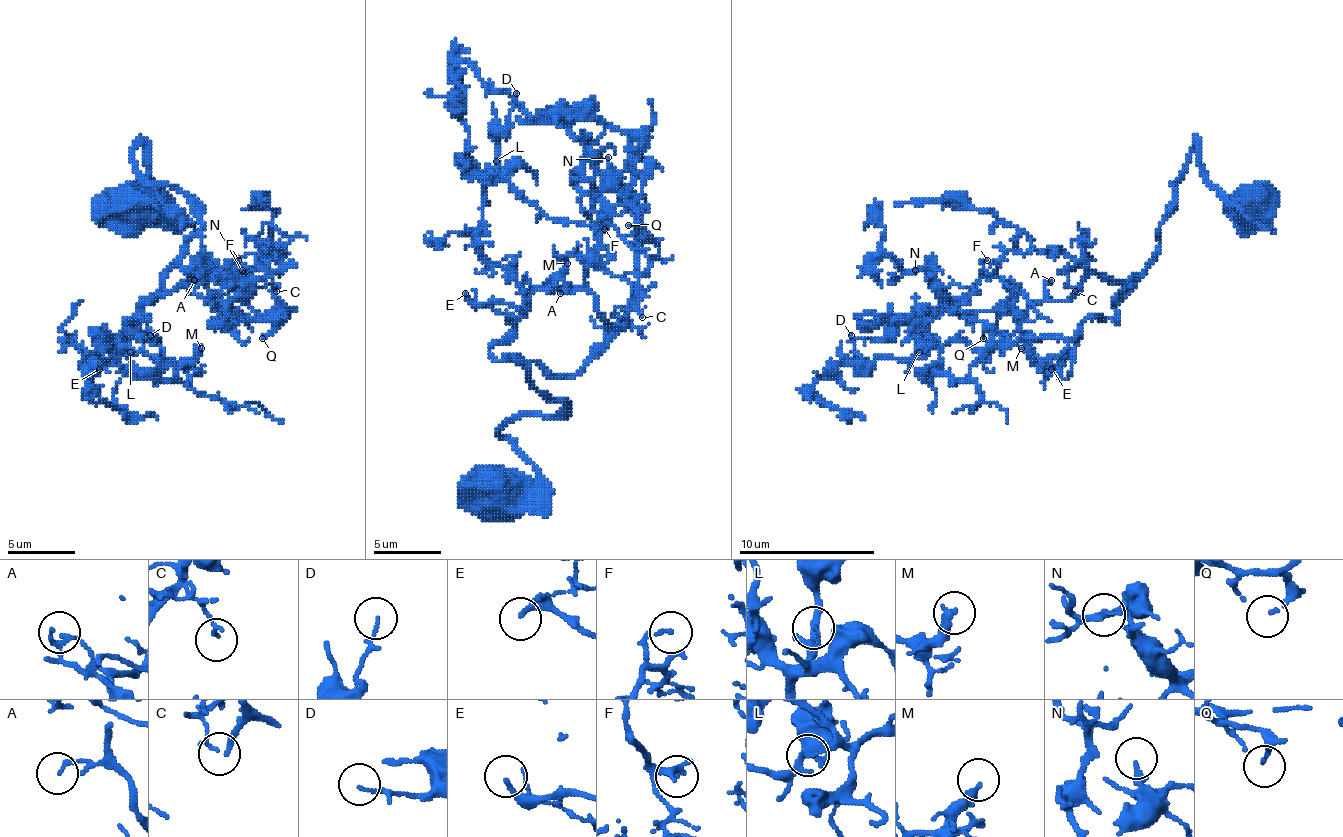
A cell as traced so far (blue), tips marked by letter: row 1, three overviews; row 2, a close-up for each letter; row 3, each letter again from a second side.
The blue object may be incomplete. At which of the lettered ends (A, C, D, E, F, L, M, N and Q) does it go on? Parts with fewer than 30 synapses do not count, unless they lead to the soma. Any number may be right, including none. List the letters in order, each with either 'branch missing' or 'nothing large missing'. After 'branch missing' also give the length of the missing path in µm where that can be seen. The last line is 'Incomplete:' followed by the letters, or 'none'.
A: nothing large missing
C: nothing large missing
D: nothing large missing
E: branch missing; missing 25 µm
F: nothing large missing
L: nothing large missing
M: nothing large missing
N: nothing large missing
Q: nothing large missing
Incomplete: E

